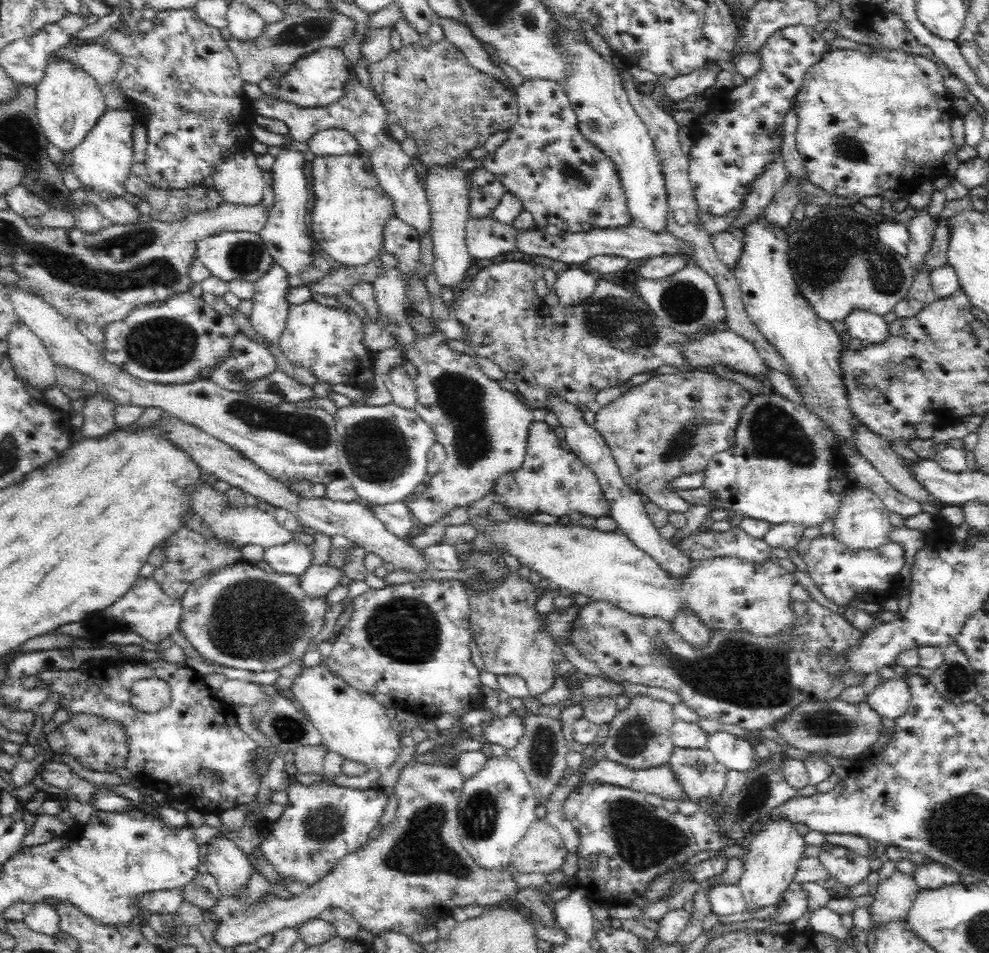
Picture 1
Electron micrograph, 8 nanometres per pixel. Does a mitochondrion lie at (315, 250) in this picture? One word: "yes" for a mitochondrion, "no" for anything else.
no

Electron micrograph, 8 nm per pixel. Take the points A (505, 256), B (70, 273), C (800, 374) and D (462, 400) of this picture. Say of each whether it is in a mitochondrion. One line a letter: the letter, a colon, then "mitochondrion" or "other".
A: other
B: mitochondrion
C: other
D: mitochondrion

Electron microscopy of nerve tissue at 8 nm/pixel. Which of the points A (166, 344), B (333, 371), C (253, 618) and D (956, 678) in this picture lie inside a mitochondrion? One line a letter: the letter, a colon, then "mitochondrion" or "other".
A: mitochondrion
B: other
C: mitochondrion
D: mitochondrion

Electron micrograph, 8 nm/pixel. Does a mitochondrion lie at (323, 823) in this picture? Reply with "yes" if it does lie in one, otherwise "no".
yes

